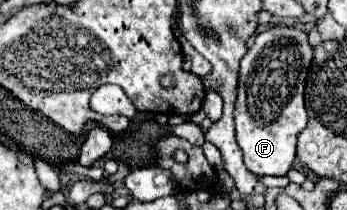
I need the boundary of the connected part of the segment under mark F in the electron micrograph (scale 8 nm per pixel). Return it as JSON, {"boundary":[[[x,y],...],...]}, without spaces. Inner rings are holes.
{"boundary":[[[274,25],[258,33],[254,45],[242,57],[234,123],[248,171],[256,175],[286,175],[290,171],[296,157],[296,137],[308,121],[304,85],[312,57],[308,33],[288,25]]]}

